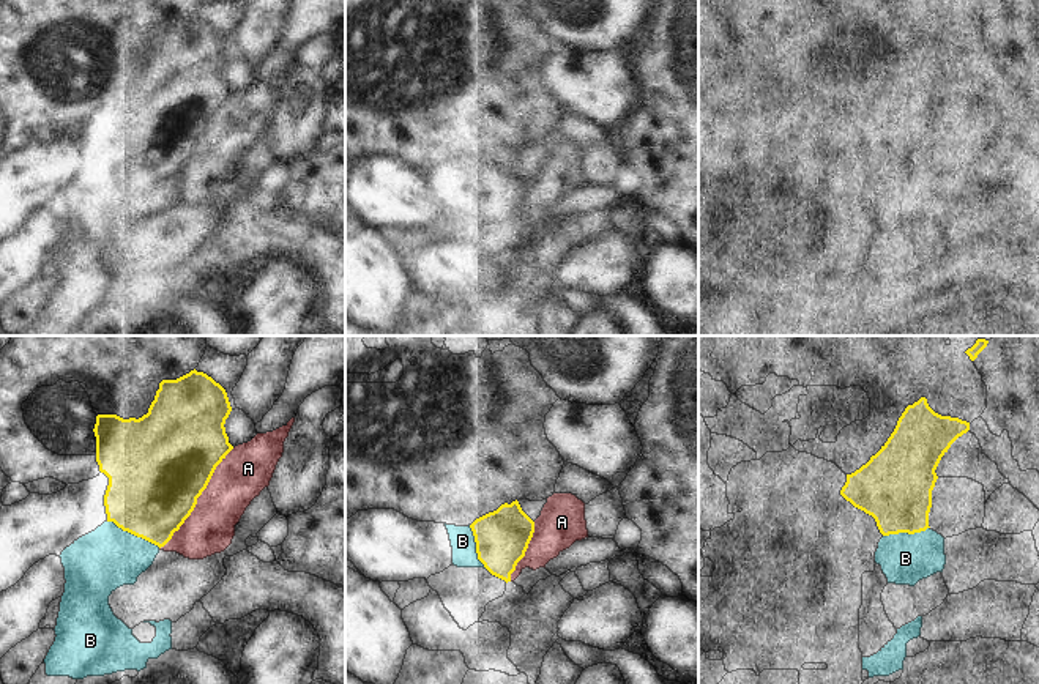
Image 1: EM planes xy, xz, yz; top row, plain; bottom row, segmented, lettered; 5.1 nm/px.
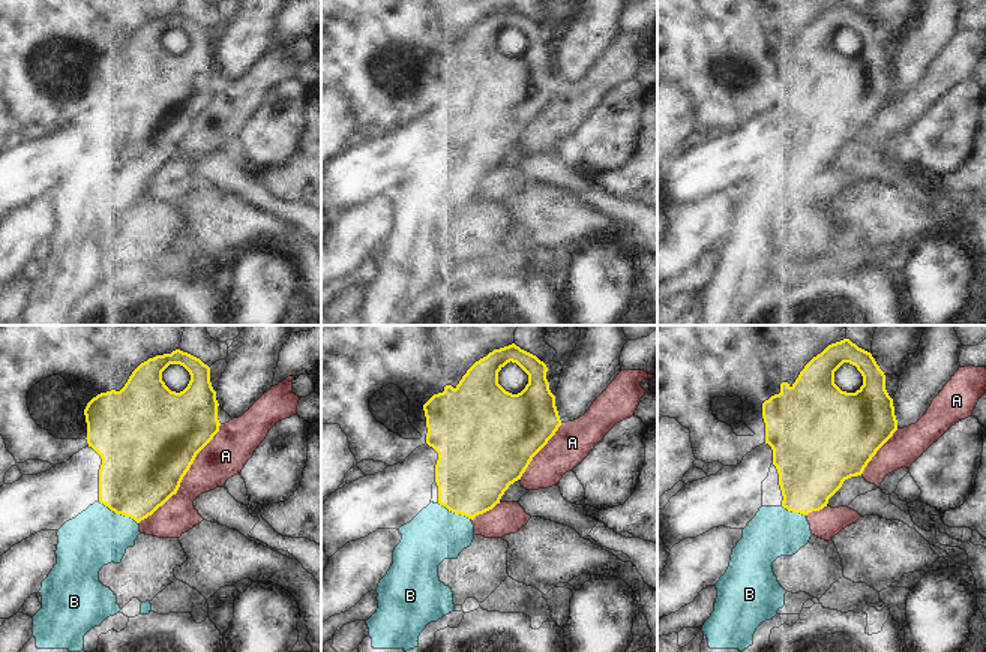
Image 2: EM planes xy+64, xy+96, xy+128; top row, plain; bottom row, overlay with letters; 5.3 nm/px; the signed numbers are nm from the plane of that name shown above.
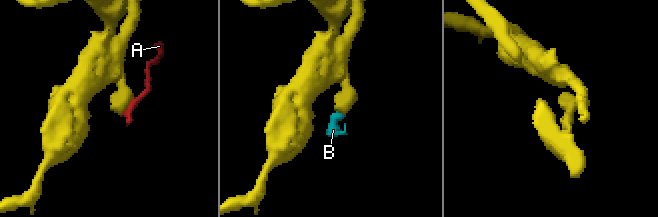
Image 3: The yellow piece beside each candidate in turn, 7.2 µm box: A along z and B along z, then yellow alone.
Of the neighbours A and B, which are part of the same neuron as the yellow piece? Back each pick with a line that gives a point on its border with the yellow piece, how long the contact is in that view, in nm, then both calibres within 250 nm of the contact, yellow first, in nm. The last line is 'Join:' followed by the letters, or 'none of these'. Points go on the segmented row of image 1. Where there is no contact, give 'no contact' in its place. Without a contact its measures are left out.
B: contact xy (134, 535); length 300 nm; calibres 460 and 320 nm
Join: B

